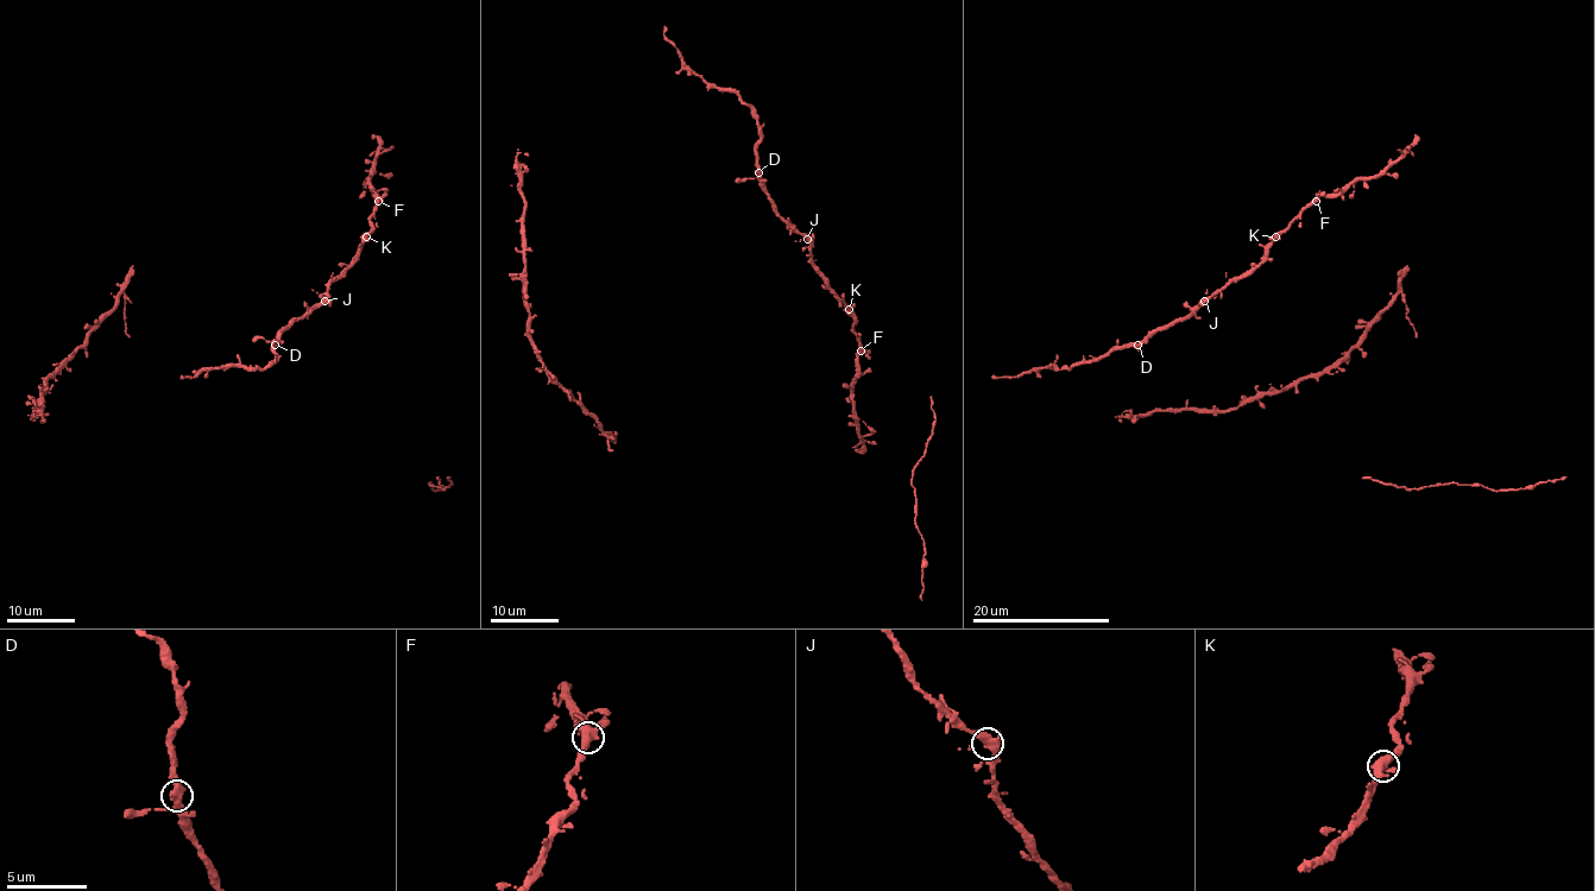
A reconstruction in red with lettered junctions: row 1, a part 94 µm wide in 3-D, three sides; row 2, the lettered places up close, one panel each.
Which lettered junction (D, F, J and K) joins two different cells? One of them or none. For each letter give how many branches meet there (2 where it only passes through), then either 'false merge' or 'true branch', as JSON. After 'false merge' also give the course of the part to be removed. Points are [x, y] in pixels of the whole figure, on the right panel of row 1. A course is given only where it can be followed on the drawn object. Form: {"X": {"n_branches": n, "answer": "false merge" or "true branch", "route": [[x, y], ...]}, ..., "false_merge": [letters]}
{"D": {"n_branches": 3, "answer": "true branch"}, "F": {"n_branches": 3, "answer": "true branch"}, "J": {"n_branches": 3, "answer": "true branch"}, "K": {"n_branches": 3, "answer": "true branch"}, "false_merge": []}

